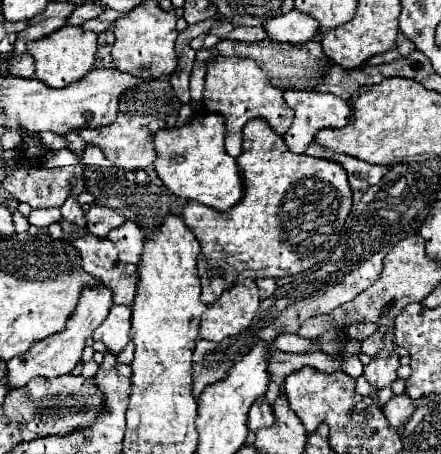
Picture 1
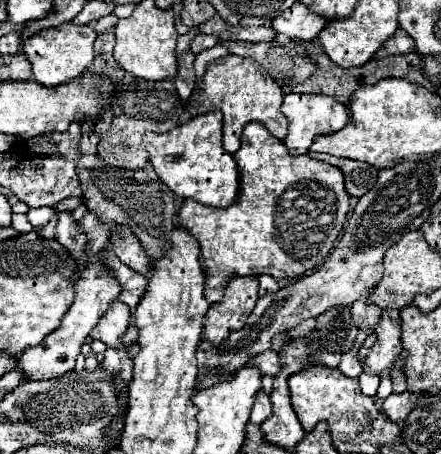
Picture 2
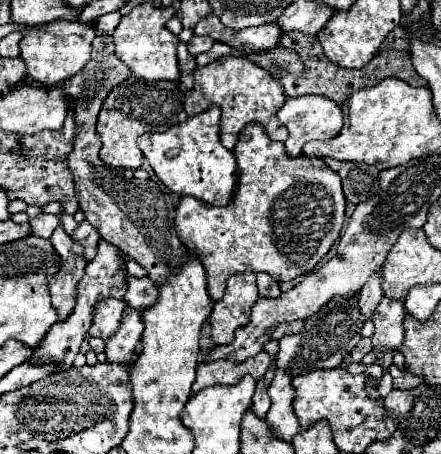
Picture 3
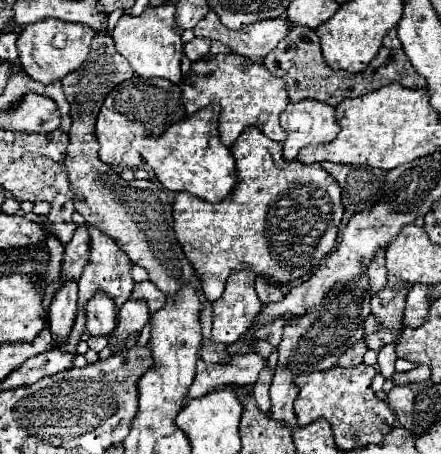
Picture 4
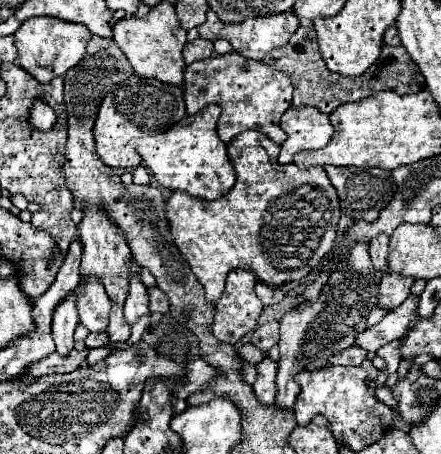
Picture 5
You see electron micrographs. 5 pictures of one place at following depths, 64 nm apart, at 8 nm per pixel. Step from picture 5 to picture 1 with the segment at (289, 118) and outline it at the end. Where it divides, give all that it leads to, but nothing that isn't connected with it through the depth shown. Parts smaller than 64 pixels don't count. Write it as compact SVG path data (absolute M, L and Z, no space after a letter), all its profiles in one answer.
M286 90L284 100L294 110L292 126L284 134L284 142L288 144L290 152L294 152L294 154L302 154L310 146L310 142L314 140L318 130L322 130L322 128L342 128L350 122L350 114L352 114L350 104L340 100L338 96L322 94L322 92L308 92L308 90Z

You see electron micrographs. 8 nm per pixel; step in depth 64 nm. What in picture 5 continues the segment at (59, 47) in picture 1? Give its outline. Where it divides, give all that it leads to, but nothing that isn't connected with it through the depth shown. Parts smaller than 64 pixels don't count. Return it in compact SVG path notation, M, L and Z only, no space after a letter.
M48 16L24 20L18 32L14 34L18 64L40 82L48 82L56 76L64 76L72 66L76 66L82 60L90 36L92 34L88 32L88 28L74 22L64 22L64 20L56 20Z

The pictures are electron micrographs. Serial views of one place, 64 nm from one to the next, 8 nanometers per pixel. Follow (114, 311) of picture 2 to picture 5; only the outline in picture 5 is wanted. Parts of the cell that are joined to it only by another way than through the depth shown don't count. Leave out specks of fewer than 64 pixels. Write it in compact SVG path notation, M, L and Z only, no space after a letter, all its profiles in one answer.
M86 276L76 290L76 308L80 322L90 332L104 332L108 328L110 300L96 276Z

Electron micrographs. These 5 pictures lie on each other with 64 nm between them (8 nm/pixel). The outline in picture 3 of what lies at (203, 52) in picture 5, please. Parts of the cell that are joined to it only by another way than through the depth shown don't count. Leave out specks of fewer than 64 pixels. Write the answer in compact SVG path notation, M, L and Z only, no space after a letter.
M194 36L192 42L188 44L190 46L190 54L202 54L202 52L208 52L212 48L214 40L210 36Z

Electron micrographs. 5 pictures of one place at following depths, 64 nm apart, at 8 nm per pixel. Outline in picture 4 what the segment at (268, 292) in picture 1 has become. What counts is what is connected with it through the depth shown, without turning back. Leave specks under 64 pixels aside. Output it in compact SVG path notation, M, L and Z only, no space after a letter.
M256 278L256 294L260 298L262 304L270 304L270 302L280 302L284 298L284 292L280 290L280 286L266 282L264 278Z

